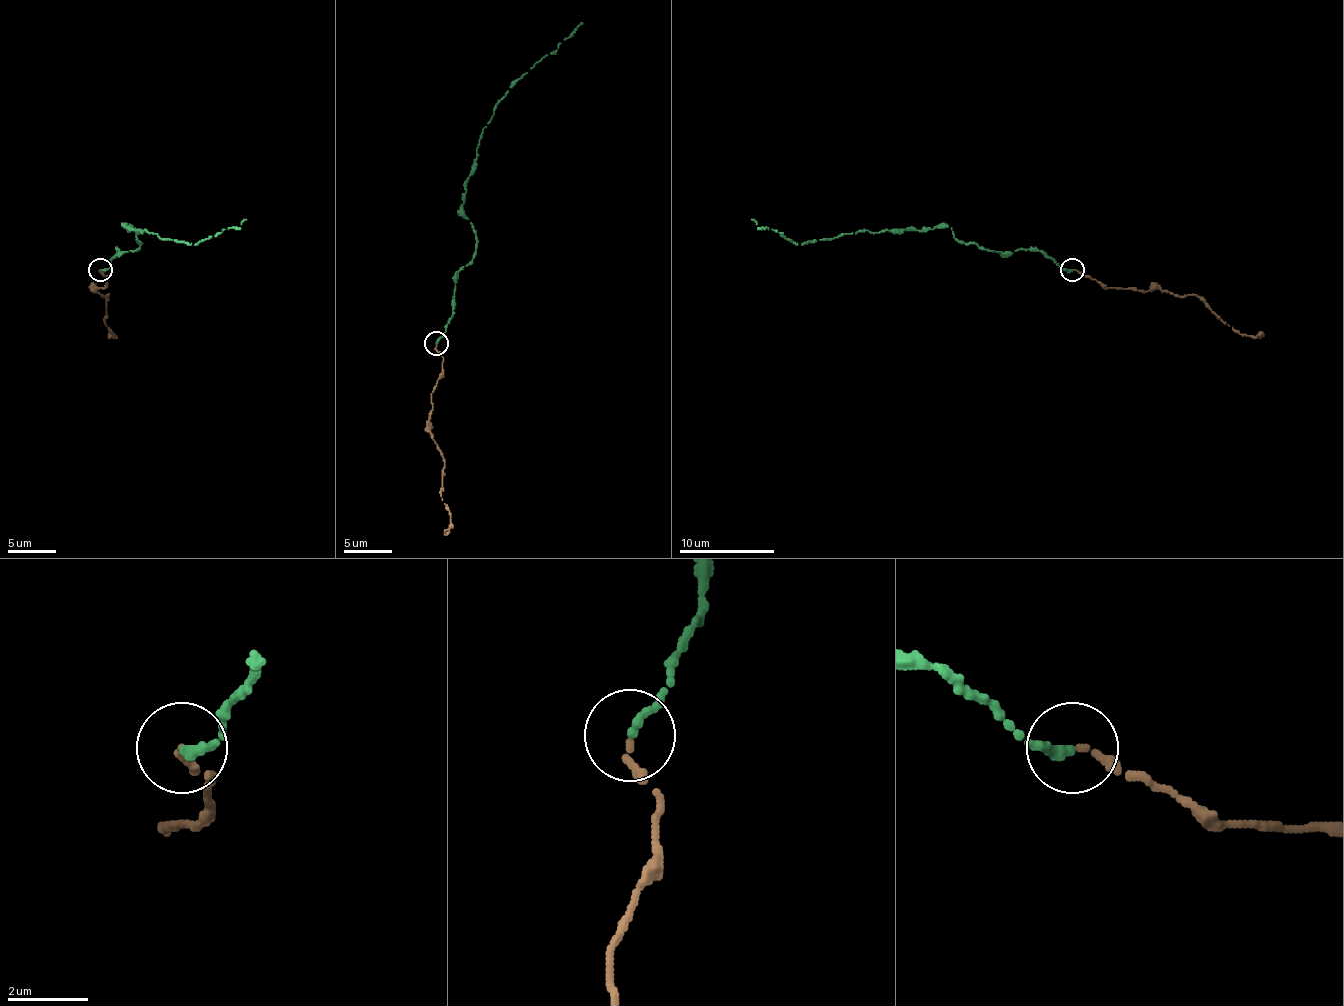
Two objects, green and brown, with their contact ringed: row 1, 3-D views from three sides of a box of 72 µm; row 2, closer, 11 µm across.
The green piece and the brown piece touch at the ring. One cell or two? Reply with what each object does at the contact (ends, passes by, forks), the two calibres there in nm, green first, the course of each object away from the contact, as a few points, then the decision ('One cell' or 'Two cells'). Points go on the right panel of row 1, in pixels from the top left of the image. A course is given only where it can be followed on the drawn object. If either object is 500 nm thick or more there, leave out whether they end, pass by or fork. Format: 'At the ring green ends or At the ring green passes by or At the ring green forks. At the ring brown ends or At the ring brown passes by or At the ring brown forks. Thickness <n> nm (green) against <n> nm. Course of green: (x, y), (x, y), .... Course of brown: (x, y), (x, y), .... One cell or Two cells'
At the ring green ends. At the ring brown ends. Thickness 280 nm (green) against 170 nm. Course of green: (1073, 269), (1039, 250), (958, 240), (948, 226), (795, 245), (752, 219). Course of brown: (1073, 269), (1106, 286), (1144, 290), (1161, 288), (1173, 295), (1197, 295), (1228, 326), (1245, 336), (1264, 334). One cell

